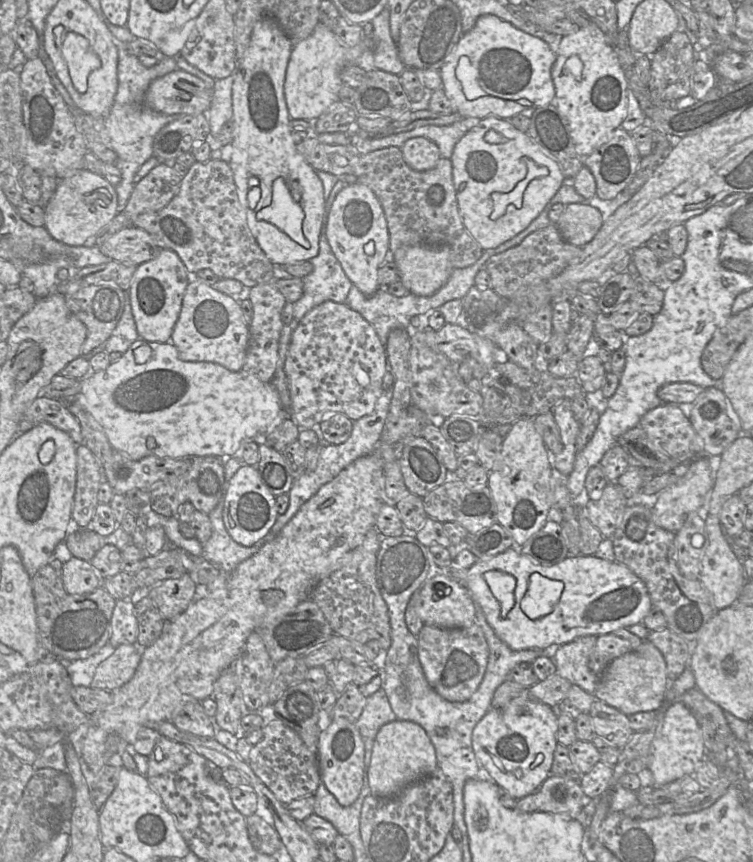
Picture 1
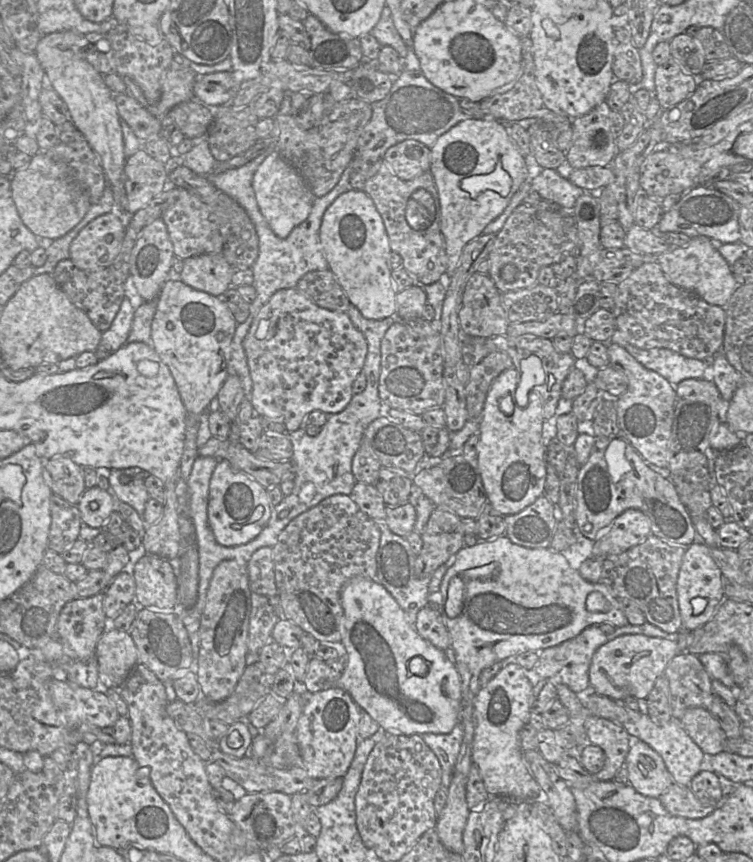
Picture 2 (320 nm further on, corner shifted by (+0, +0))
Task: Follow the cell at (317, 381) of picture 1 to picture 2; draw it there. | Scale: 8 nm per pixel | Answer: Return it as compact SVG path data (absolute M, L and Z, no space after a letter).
M297 288L275 292L259 310L243 340L252 380L251 403L260 416L278 421L289 432L301 427L303 418L314 410L327 414L341 412L353 397L352 385L362 372L367 355L367 341L346 312L322 308Z

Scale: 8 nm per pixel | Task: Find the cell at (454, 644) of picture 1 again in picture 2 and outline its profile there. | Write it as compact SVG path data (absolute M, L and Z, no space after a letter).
M425 606L419 610L415 629L421 637L435 647L446 651L451 646L451 637L439 611Z

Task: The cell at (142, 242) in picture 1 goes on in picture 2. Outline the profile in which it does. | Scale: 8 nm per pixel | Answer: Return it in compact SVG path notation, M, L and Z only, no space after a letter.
M117 213L103 214L89 222L71 242L69 259L85 271L109 268L121 250L126 227Z

